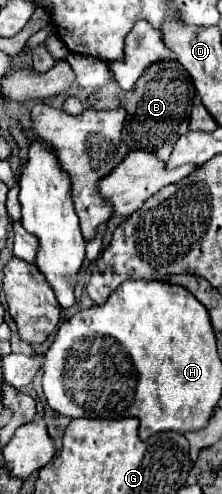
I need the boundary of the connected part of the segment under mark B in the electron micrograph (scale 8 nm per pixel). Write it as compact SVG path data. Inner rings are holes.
M164 60L152 64L136 86L130 92L124 92L116 82L110 82L96 90L90 100L94 108L124 108L128 112L124 128L122 128L122 142L130 150L148 150L154 152L158 146L164 142L174 142L180 134L188 132L188 114L194 98L194 84L186 70L174 62L174 60Z

